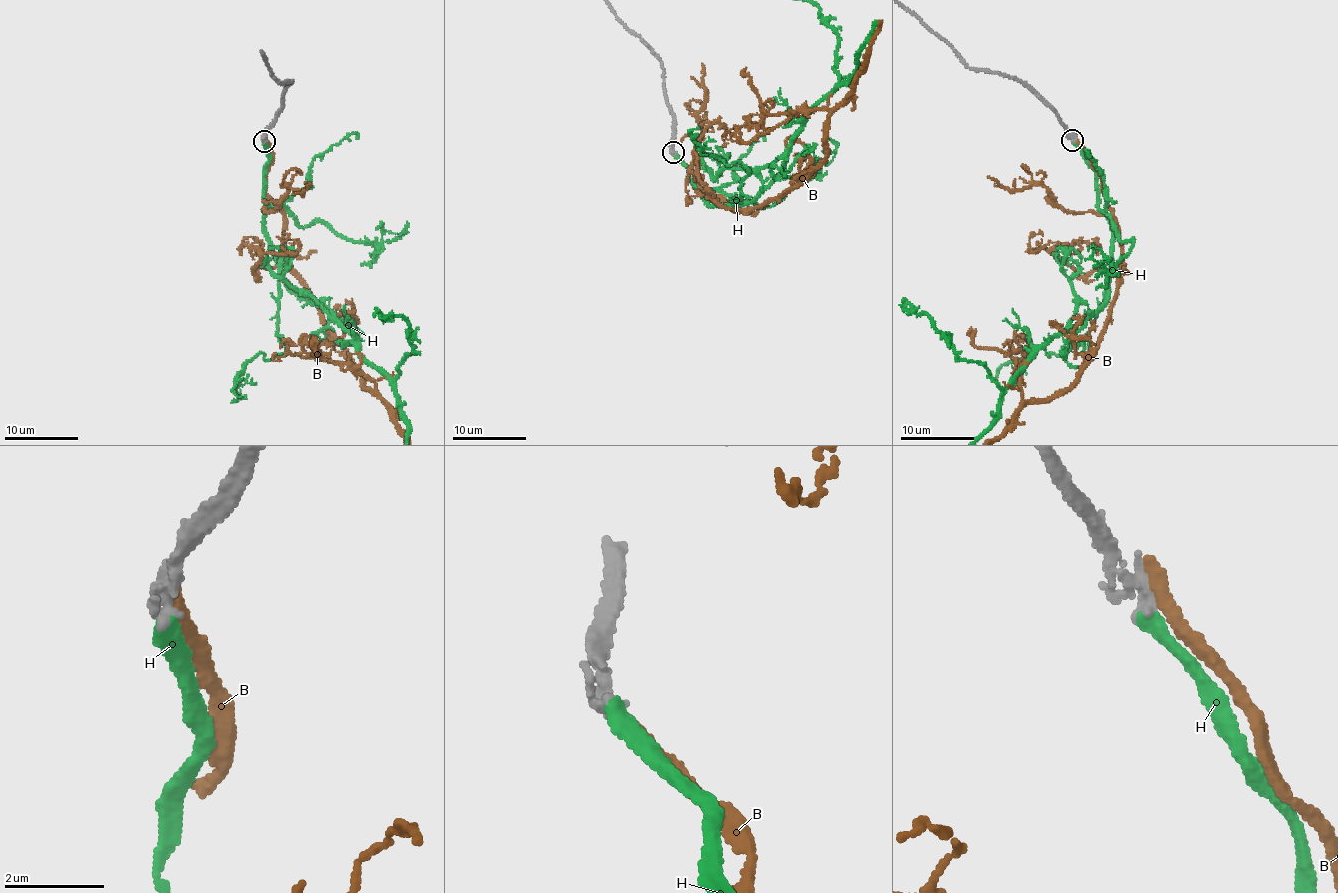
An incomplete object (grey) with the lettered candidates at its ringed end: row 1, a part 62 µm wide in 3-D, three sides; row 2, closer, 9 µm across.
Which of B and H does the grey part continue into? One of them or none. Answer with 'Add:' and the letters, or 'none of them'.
Add: H

